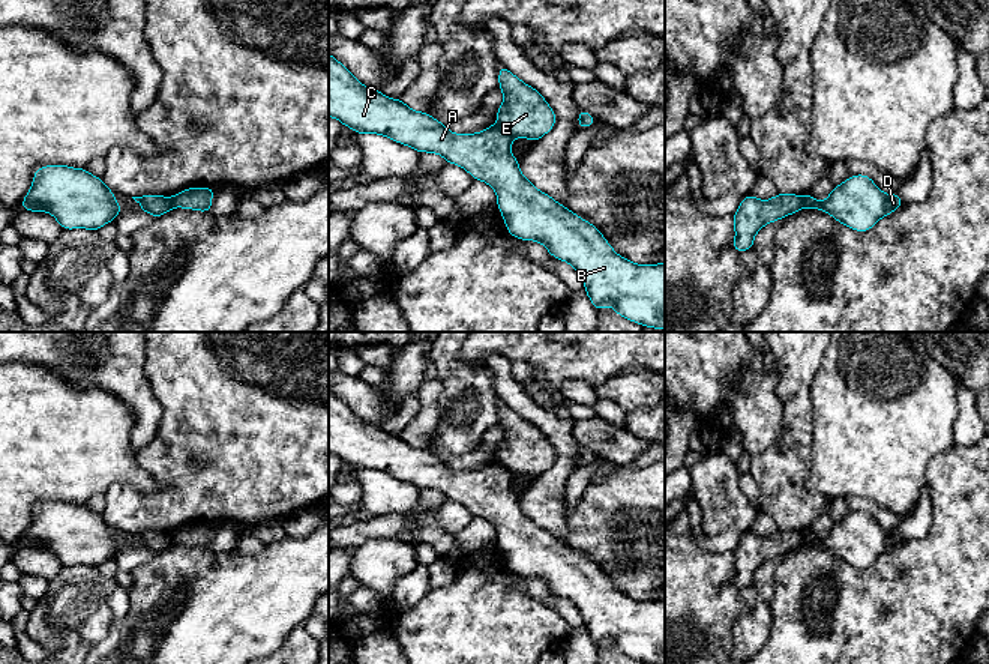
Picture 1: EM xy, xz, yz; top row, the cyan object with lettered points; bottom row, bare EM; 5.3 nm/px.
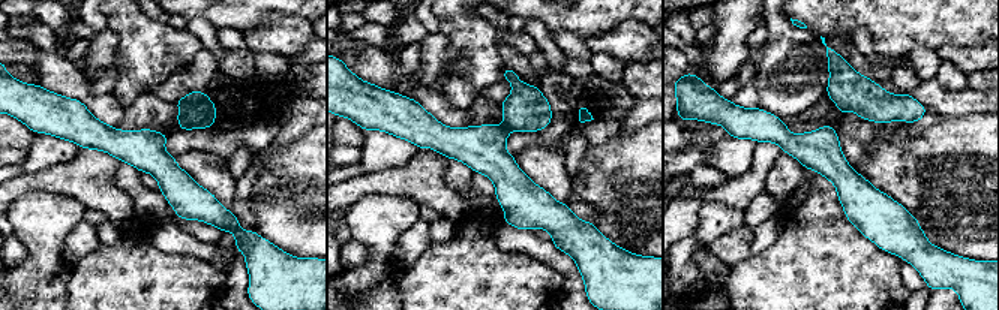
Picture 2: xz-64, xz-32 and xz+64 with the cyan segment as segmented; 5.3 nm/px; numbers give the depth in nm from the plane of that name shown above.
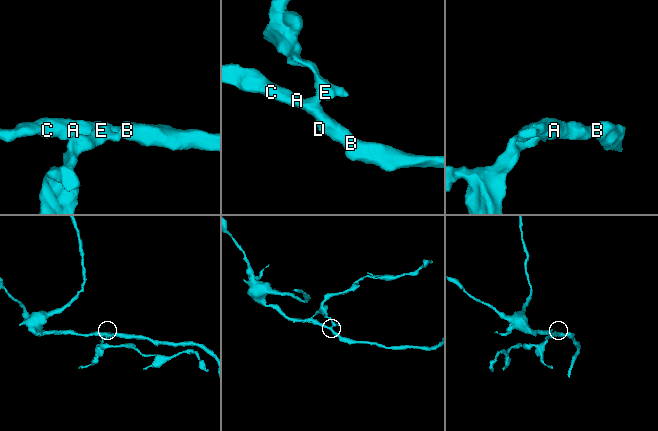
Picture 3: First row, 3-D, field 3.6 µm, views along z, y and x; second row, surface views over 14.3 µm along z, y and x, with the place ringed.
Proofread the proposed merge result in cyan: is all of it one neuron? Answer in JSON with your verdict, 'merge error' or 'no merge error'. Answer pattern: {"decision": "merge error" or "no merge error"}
{"decision": "merge error"}

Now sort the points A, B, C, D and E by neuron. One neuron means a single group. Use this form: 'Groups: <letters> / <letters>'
Groups: A B C D / E

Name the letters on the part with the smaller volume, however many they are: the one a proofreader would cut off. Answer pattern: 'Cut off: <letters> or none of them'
Cut off: E

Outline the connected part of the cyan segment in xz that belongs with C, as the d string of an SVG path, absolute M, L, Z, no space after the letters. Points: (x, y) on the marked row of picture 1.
M329 53L329 117L338 119L356 134L377 134L387 137L398 144L405 144L419 153L437 153L446 162L455 164L471 174L474 180L488 183L497 194L497 206L510 236L521 240L542 243L557 260L569 263L581 276L585 293L593 306L599 311L611 305L612 311L644 327L665 329L665 263L636 264L621 255L608 243L605 236L575 212L555 201L551 195L537 189L519 168L519 161L510 149L513 137L498 125L491 125L476 134L455 134L440 120L423 111L411 110L402 99L392 99L380 90L362 84L339 60Z

